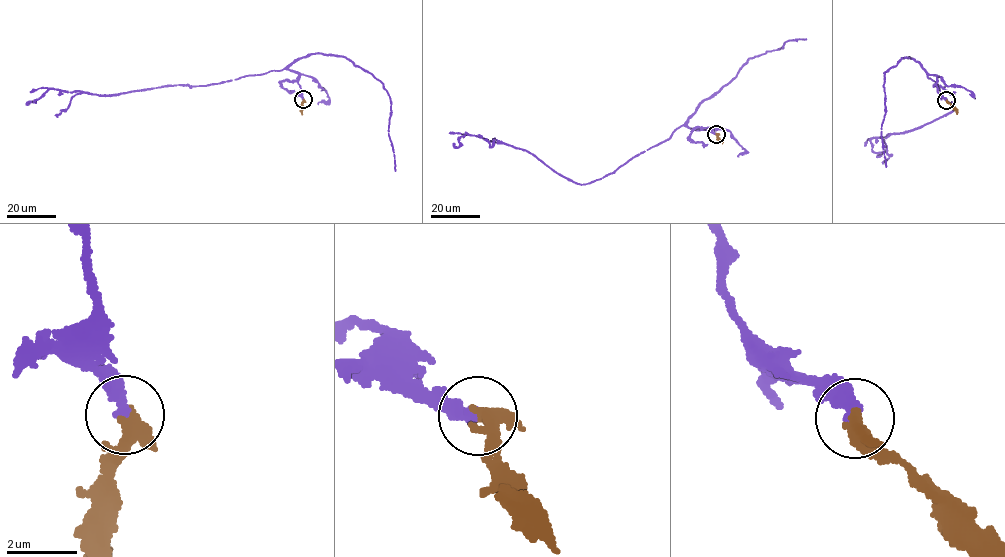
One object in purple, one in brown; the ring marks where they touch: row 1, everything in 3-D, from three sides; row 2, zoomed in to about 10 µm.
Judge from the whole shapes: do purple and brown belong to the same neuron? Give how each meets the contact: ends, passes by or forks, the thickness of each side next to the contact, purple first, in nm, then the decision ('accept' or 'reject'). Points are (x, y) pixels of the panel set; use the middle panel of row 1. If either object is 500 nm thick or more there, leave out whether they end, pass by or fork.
purple ends there; brown passes by; 400 nm thick on the purple side, 320 nm on the other; accept

